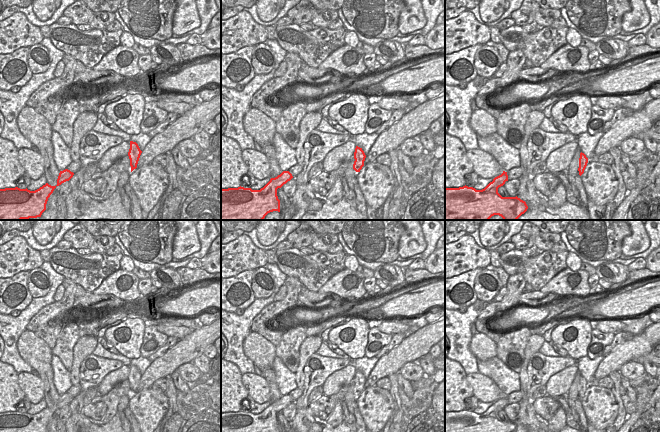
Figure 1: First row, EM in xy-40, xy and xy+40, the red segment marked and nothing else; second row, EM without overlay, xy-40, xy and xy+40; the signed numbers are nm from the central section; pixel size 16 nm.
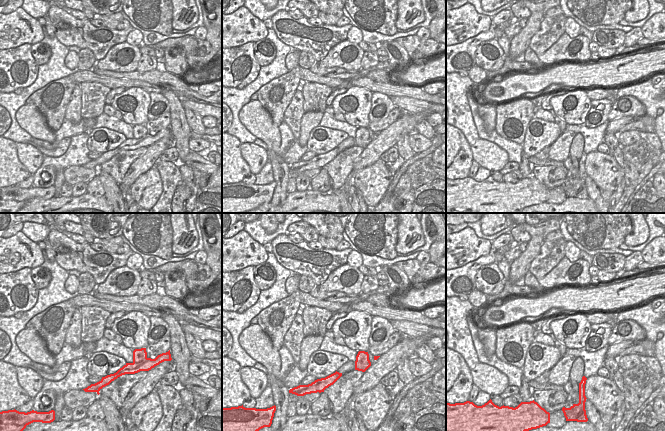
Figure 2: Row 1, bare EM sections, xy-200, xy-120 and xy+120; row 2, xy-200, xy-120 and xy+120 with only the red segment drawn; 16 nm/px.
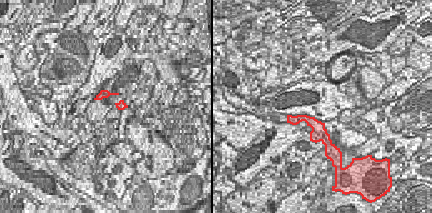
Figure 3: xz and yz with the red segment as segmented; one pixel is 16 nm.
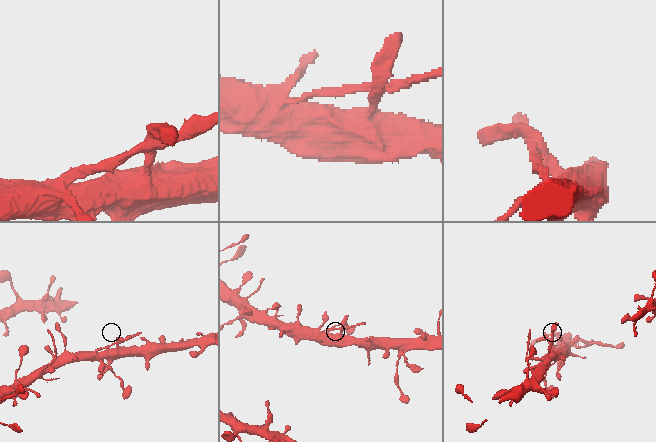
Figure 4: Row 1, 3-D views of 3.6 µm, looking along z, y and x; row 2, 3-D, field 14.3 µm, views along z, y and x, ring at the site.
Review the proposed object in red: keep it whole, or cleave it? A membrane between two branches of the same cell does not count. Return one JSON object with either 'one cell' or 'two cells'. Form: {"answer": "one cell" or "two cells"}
{"answer": "two cells"}

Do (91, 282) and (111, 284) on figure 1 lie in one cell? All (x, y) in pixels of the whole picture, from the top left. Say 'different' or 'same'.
different

